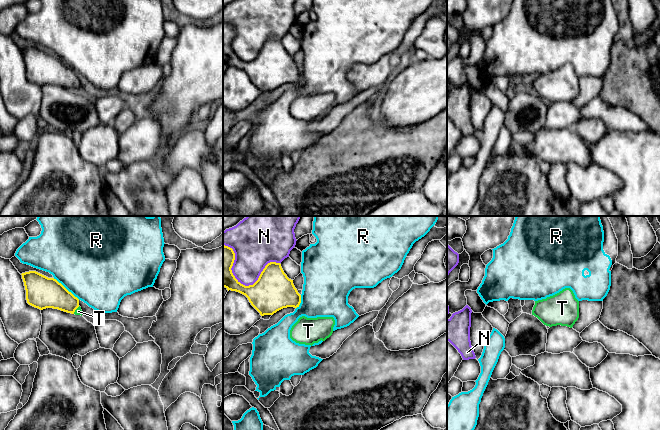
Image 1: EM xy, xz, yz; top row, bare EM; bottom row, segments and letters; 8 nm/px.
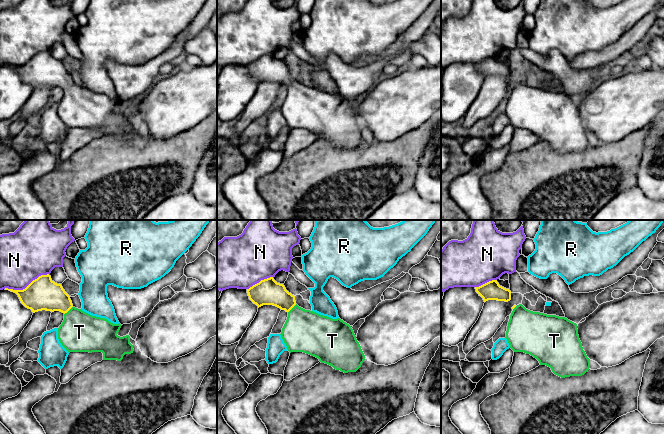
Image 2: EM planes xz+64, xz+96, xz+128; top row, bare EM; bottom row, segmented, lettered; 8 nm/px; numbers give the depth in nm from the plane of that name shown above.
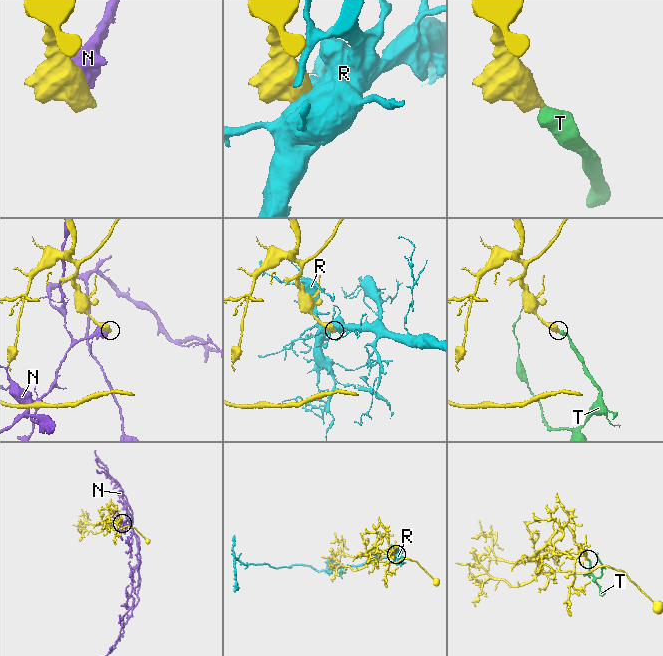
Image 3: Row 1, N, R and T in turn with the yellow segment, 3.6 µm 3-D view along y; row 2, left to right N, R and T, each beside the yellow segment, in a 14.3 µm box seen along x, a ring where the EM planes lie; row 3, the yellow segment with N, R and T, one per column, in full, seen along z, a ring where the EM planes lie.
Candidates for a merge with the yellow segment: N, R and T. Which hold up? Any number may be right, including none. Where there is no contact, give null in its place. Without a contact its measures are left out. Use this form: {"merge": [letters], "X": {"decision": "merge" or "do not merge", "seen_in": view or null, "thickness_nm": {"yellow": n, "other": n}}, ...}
{"merge": ["T"], "N": {"decision": "do not merge", "seen_in": "xz", "thickness_nm": {"yellow": 300, "other": 280}}, "R": {"decision": "do not merge", "seen_in": "xy", "thickness_nm": {"yellow": 260, "other": 500}}, "T": {"decision": "merge", "seen_in": "xy", "thickness_nm": {"yellow": 240, "other": 60}}}

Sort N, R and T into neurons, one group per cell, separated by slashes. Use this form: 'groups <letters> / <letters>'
groups N / R / T

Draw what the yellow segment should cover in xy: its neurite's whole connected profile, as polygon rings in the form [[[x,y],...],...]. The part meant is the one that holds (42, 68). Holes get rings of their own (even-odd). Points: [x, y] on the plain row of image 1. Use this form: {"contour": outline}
{"contour": [[[36,47],[22,49],[27,79],[40,86],[58,85],[81,91],[79,75],[54,54],[48,54]]]}

